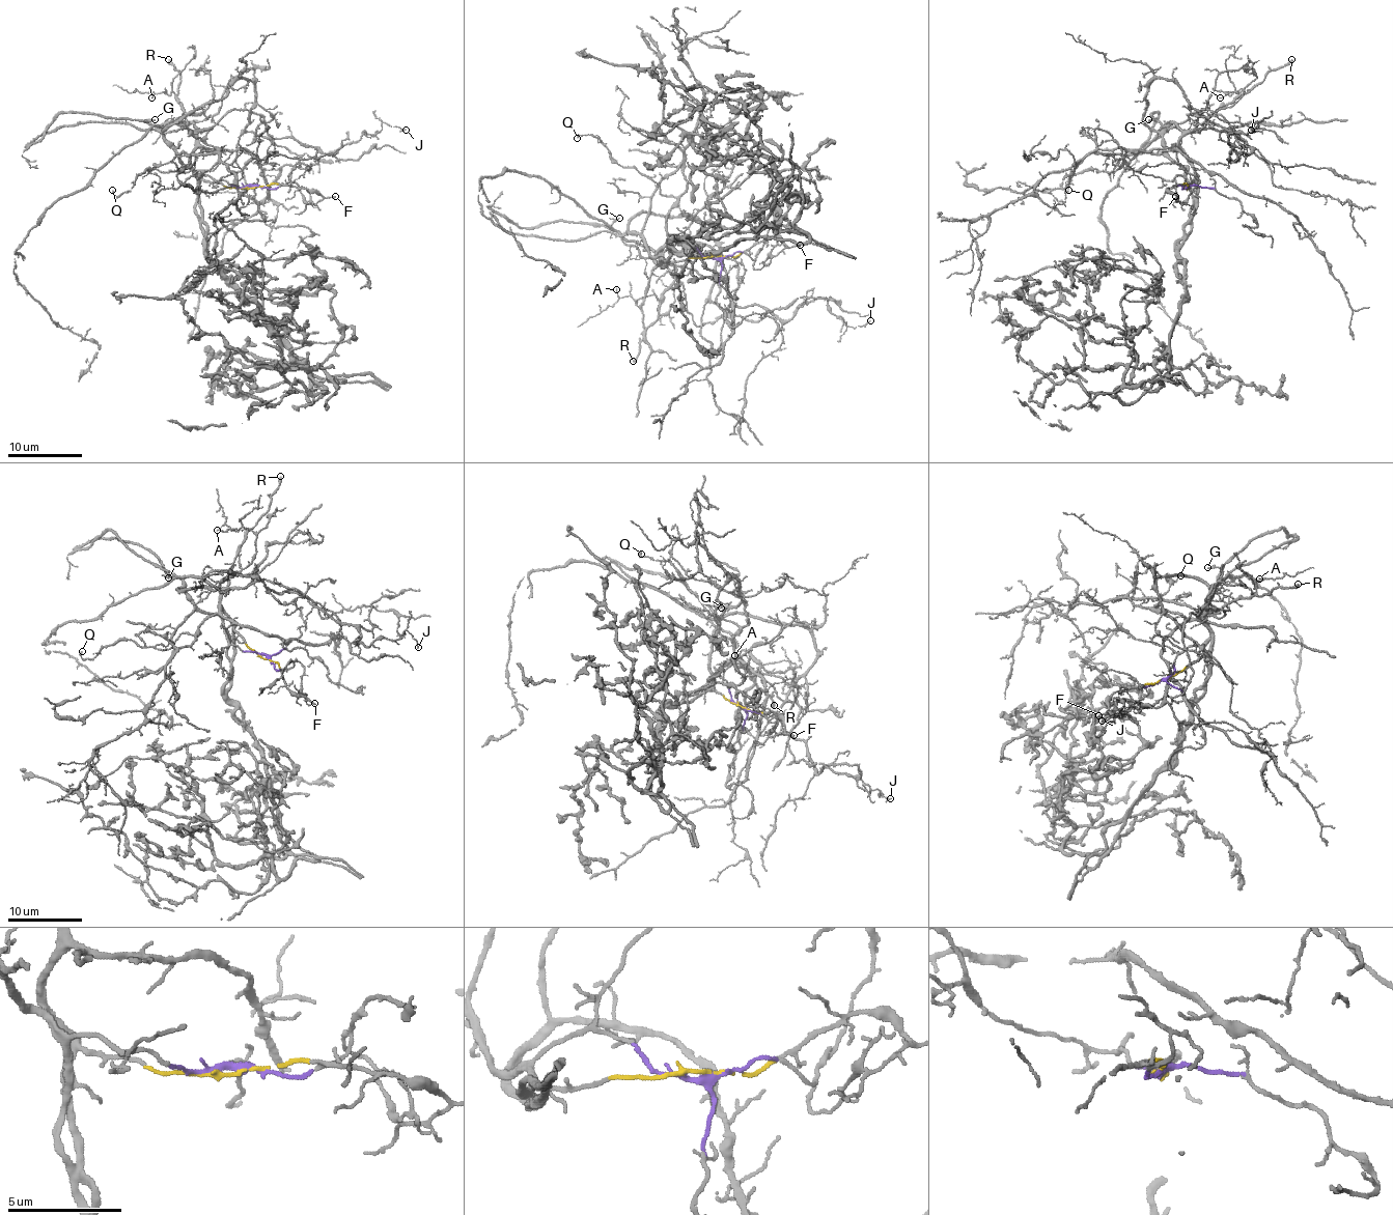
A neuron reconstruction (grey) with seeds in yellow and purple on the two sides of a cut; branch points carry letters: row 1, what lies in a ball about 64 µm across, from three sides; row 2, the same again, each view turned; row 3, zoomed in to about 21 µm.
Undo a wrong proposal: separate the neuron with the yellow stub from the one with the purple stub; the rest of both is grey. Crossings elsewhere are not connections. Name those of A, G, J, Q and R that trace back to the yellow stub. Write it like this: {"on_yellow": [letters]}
{"on_yellow": ["A", "G", "Q", "R"]}

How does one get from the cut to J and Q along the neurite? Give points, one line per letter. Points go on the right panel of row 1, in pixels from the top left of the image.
J: (1188, 188), (1174, 180), (1186, 167), (1142, 120), (1155, 78), (1251, 150), (1237, 152), (1228, 136), (1251, 130)
Q: (1188, 188), (1191, 166), (1172, 147), (1127, 150), (1111, 171), (1083, 169), (1067, 190)

